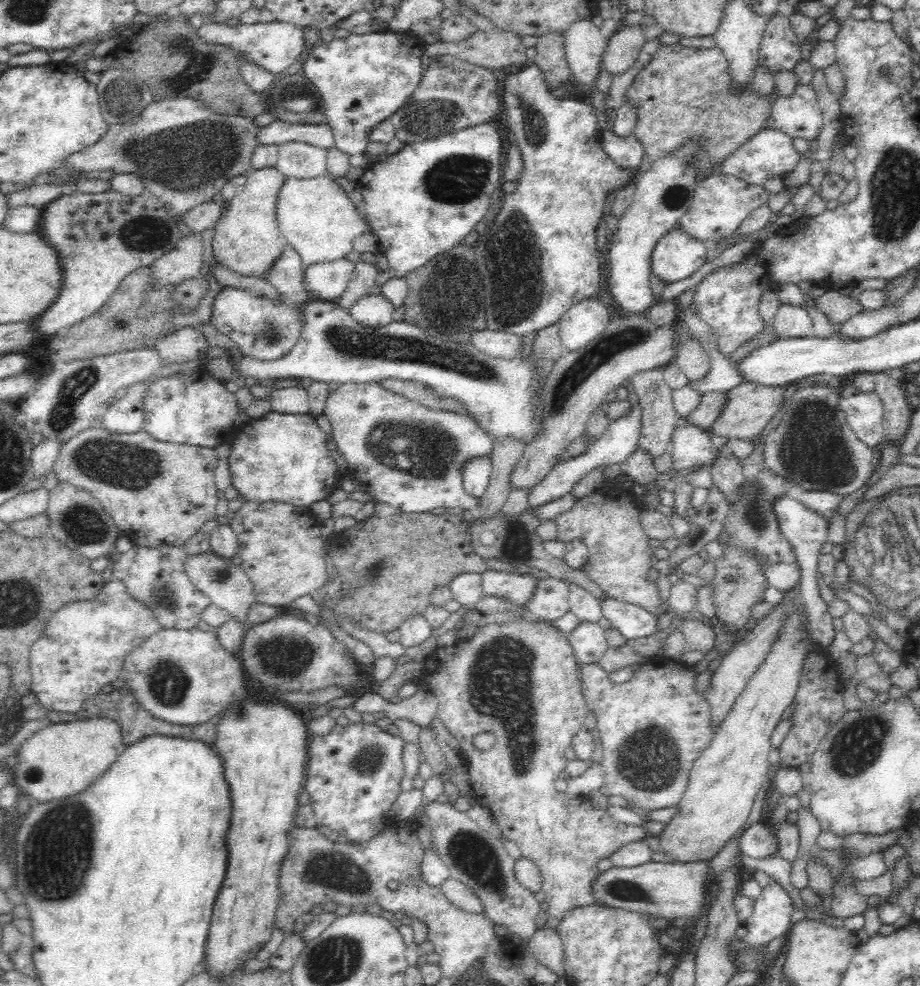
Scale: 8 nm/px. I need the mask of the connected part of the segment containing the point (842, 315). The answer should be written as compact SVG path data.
M828 290L811 301L811 304L820 308L830 320L830 324L840 326L848 317L862 311L863 306L859 301L854 301L849 296L837 290Z

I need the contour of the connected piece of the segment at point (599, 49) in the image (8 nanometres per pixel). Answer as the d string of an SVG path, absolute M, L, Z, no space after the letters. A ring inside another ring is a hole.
M582 18L570 25L563 34L563 45L574 83L593 89L606 44L606 37L591 18Z

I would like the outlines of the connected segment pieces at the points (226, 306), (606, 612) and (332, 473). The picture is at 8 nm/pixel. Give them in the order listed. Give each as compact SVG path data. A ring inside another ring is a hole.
M232 287L223 288L213 302L212 311L210 323L218 332L229 336L243 355L263 361L286 356L298 342L304 324L299 306L254 296Z
M612 597L599 600L602 617L612 622L625 639L649 637L658 632L658 617L654 617L646 608L636 606Z
M270 411L260 420L250 419L240 428L227 457L231 485L244 501L284 502L308 507L327 499L337 488L339 469L326 443L327 433L312 415Z

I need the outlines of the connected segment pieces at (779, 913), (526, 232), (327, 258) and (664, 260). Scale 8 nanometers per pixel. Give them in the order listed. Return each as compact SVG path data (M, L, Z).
M773 883L762 888L753 906L753 913L741 921L735 932L749 948L766 946L777 936L787 935L790 913L794 910L794 902L788 893L778 884Z
M529 64L524 70L516 74L510 74L504 78L502 82L502 92L499 92L502 104L506 108L506 120L508 120L508 128L512 132L512 141L517 144L523 159L523 174L520 176L518 186L510 196L504 198L504 204L494 220L494 224L488 228L486 234L480 234L480 244L474 248L474 256L476 256L476 264L484 282L484 290L486 290L486 322L488 329L517 334L521 337L531 334L534 331L546 328L553 323L558 322L565 312L568 312L574 304L578 304L581 300L595 297L600 287L600 259L599 252L596 249L596 230L598 224L602 220L604 204L607 194L614 188L619 190L628 186L628 182L632 181L637 169L620 168L604 153L602 147L601 131L602 127L596 124L595 108L587 100L557 99L550 93L541 68L537 64Z
M330 174L312 179L287 178L278 192L277 223L280 234L288 241L288 246L300 255L303 269L308 268L310 264L316 264L316 262L330 262L345 258L353 250L354 238L366 232L366 222L361 220L357 208L347 198L344 190L336 184L334 178L336 177L332 177Z
M674 227L658 240L650 259L652 275L672 284L688 278L707 262L706 247L680 227Z

